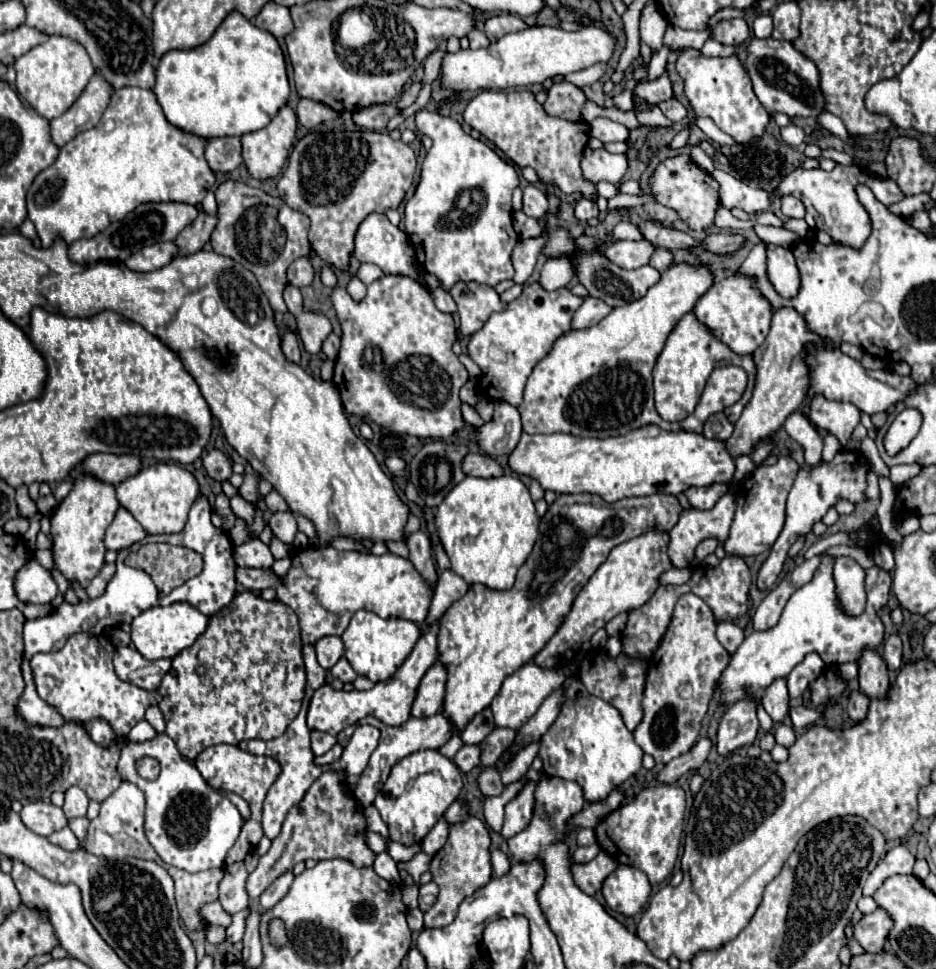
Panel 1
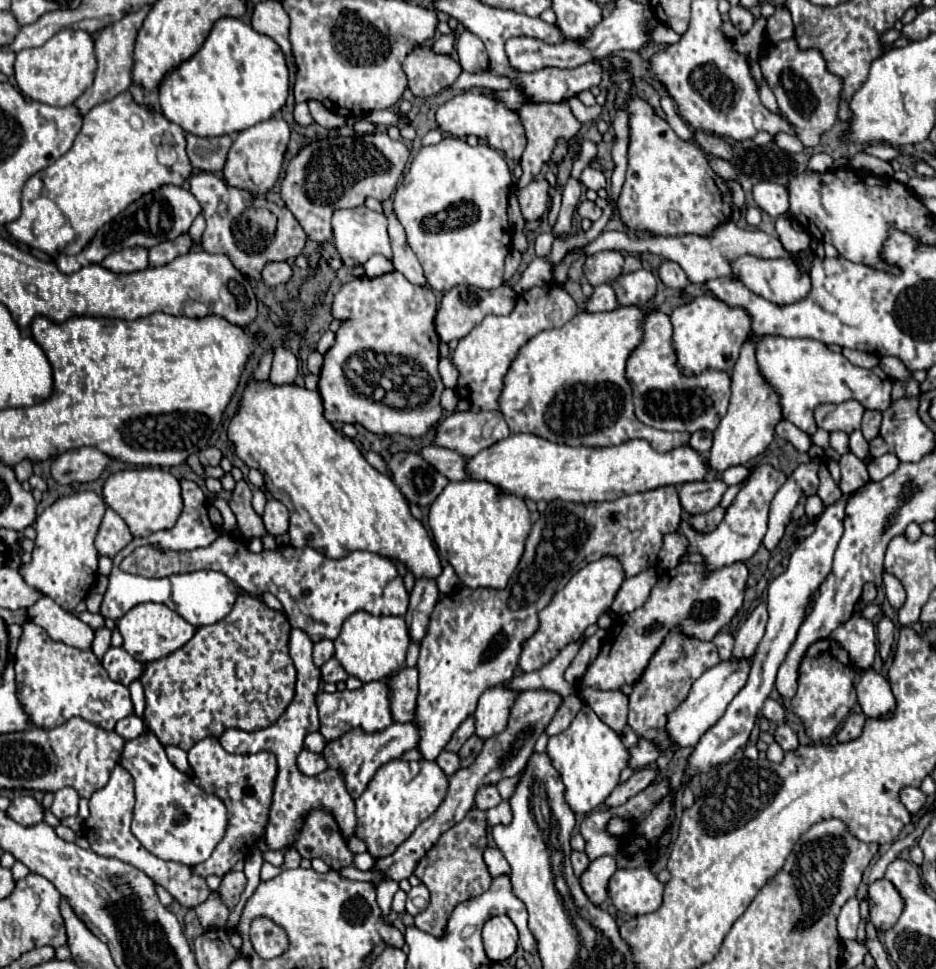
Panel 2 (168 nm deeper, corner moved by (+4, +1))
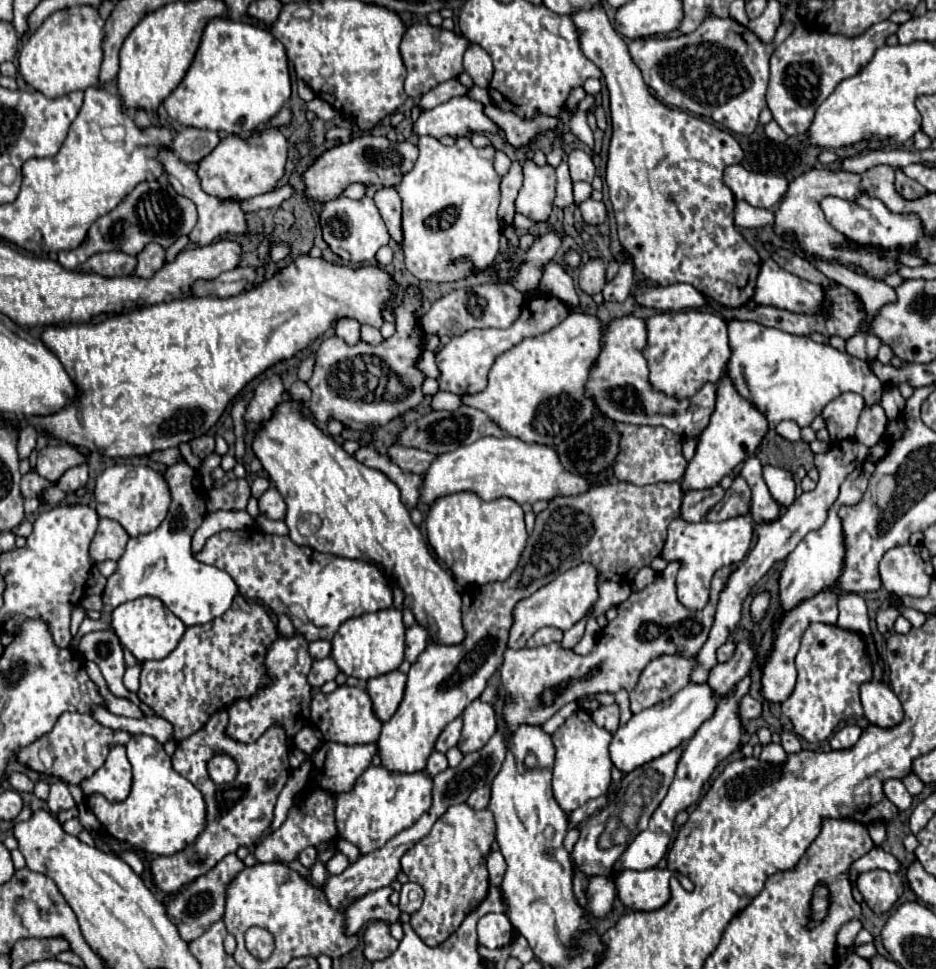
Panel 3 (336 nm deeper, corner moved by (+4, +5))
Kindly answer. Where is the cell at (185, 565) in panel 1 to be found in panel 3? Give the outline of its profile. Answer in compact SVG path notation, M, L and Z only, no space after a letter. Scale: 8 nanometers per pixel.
M254 528L222 530L208 538L202 552L194 556L204 564L228 572L242 596L258 600L268 608L276 600L284 602L286 608L298 604L308 622L312 622L312 626L324 626L324 630L338 630L348 618L392 606L392 588L378 566L322 554L308 546L294 544L288 536L266 534Z

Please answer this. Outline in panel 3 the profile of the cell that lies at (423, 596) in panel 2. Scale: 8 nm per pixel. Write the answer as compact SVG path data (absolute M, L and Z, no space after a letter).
M414 624L412 628L408 628L406 630L406 660L414 664L420 652L426 648L426 644L428 644L428 632L422 626Z

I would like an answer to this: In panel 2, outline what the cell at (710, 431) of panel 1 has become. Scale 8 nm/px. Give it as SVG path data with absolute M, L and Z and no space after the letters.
M698 430L690 438L690 446L696 452L700 452L700 456L708 456L708 450L712 448L712 438L714 438L712 430Z

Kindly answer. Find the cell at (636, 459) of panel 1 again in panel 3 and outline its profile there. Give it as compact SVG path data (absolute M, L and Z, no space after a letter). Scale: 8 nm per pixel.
M488 436L488 438L476 440L474 444L460 446L460 450L440 454L434 458L430 468L422 474L422 478L424 478L424 486L420 486L420 502L424 502L424 504L432 504L434 500L448 496L448 494L456 494L456 492L474 492L482 500L496 500L496 498L506 496L506 498L516 500L518 504L524 504L524 502L534 504L538 500L552 500L556 496L576 496L590 488L588 476L572 474L562 468L554 448L542 446L542 444L526 444L512 436L504 436L504 438Z

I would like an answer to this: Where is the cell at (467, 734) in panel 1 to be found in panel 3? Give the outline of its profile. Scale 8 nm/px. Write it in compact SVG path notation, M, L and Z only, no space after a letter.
M462 718L452 720L452 722L442 730L442 734L438 736L434 750L438 750L438 752L446 752L448 748L456 746L458 740L460 740L460 730L462 730Z

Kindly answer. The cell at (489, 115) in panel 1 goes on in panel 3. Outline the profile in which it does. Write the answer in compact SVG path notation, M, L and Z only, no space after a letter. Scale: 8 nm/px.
M468 96L452 98L432 110L420 112L412 124L416 136L470 136L474 132L496 132L496 124L482 112L482 104Z

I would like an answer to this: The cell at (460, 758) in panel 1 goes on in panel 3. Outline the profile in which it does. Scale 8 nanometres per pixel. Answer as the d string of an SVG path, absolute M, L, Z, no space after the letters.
M432 752L430 754L430 758L428 758L428 764L426 764L426 774L432 778L432 776L436 776L438 772L442 772L442 770L446 770L448 768L448 760L446 760L446 756L442 754L442 752Z

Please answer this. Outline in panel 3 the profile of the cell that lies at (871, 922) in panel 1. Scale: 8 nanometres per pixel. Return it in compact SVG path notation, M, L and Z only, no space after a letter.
M868 870L860 874L856 886L874 914L888 912L904 892L902 878L886 870Z

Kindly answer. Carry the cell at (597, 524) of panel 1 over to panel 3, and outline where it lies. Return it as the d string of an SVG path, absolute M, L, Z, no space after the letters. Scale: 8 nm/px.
M608 482L602 486L594 486L578 496L556 496L550 500L548 508L542 510L536 516L536 526L532 536L528 538L526 550L522 552L522 558L518 562L518 568L514 574L496 584L484 584L474 590L466 590L462 596L462 620L466 628L466 638L458 646L440 646L434 642L428 642L426 650L418 656L418 662L410 668L404 698L394 712L394 716L382 724L382 732L378 736L378 756L382 760L382 766L390 774L412 774L422 772L428 760L428 754L434 750L434 742L444 730L448 722L458 718L464 708L474 702L482 690L486 688L488 678L494 674L496 668L502 664L502 654L508 648L508 632L512 626L512 608L518 600L532 596L538 588L550 584L558 574L582 564L590 562L596 566L598 574L604 580L614 582L632 582L634 574L650 566L650 562L660 556L660 550L666 540L666 528L668 524L680 516L680 504L682 504L682 490L678 482L660 482L660 484L648 484L648 486L634 486L630 482Z

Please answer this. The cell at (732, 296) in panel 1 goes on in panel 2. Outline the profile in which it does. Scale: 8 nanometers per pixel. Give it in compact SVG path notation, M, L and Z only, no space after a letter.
M702 294L690 304L678 306L670 318L674 324L674 350L678 356L678 366L686 374L698 374L706 368L730 372L740 354L740 346L752 334L752 316L748 310L740 306L730 308L712 294Z

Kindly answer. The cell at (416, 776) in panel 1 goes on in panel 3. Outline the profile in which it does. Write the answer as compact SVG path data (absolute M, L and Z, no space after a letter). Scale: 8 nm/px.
M370 766L360 774L356 786L348 794L334 794L336 830L338 838L344 838L358 846L360 854L382 848L392 836L412 826L424 810L432 804L432 780L424 772L414 774L390 774L382 766Z

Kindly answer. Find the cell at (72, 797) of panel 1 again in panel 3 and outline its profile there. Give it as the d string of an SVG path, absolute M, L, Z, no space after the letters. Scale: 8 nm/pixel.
M54 782L50 786L50 796L48 796L48 808L52 814L58 814L60 810L68 810L74 806L74 800L70 796L70 790L64 782Z

